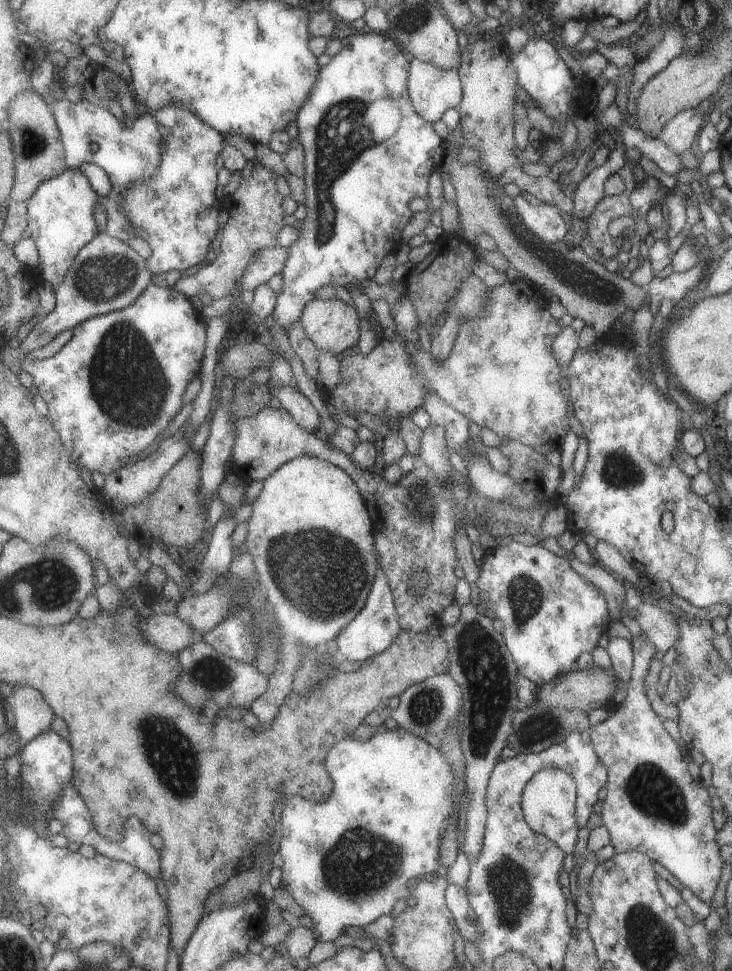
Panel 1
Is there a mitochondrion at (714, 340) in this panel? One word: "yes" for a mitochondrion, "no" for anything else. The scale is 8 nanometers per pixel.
no

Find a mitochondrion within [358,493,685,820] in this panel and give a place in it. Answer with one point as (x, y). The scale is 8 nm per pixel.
(478, 654)

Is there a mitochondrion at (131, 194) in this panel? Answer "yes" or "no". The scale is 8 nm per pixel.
no

